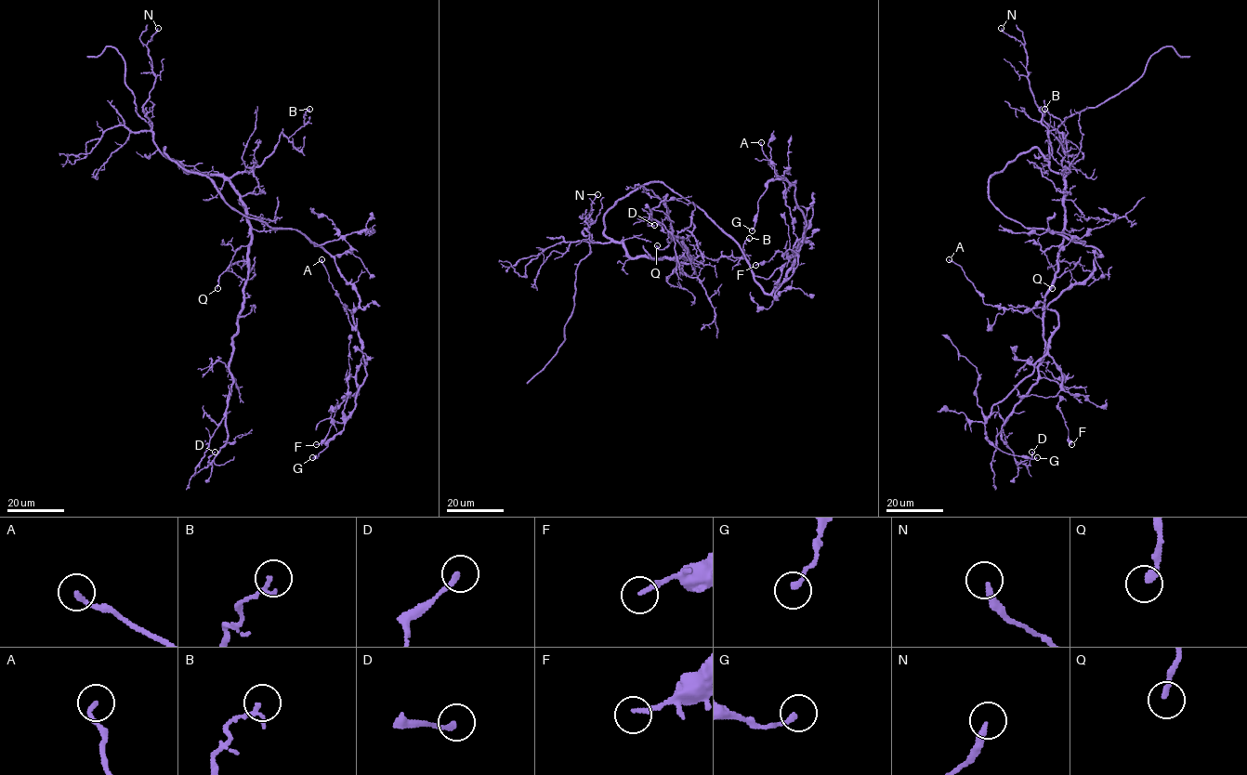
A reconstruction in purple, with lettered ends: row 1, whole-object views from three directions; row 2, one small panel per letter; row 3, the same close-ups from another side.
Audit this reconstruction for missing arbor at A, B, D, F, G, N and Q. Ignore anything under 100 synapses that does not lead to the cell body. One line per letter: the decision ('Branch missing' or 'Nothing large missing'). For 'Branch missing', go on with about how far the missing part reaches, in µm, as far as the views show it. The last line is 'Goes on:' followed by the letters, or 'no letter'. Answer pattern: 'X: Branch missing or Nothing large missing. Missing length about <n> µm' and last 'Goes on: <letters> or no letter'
A: Nothing large missing
B: Nothing large missing
D: Nothing large missing
F: Nothing large missing
G: Nothing large missing
N: Nothing large missing
Q: Nothing large missing
Goes on: no letter

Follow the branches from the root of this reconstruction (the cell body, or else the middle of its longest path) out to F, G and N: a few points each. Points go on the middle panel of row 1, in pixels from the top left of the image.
F: (653, 182), (717, 225), (767, 293), (784, 280), (802, 242), (795, 256), (777, 252), (755, 265)
G: (653, 182), (697, 204), (769, 294), (786, 277), (806, 225), (788, 181), (767, 184), (752, 230)
N: (653, 182), (607, 212), (608, 243), (595, 243), (583, 232), (595, 221), (585, 216), (597, 194)

